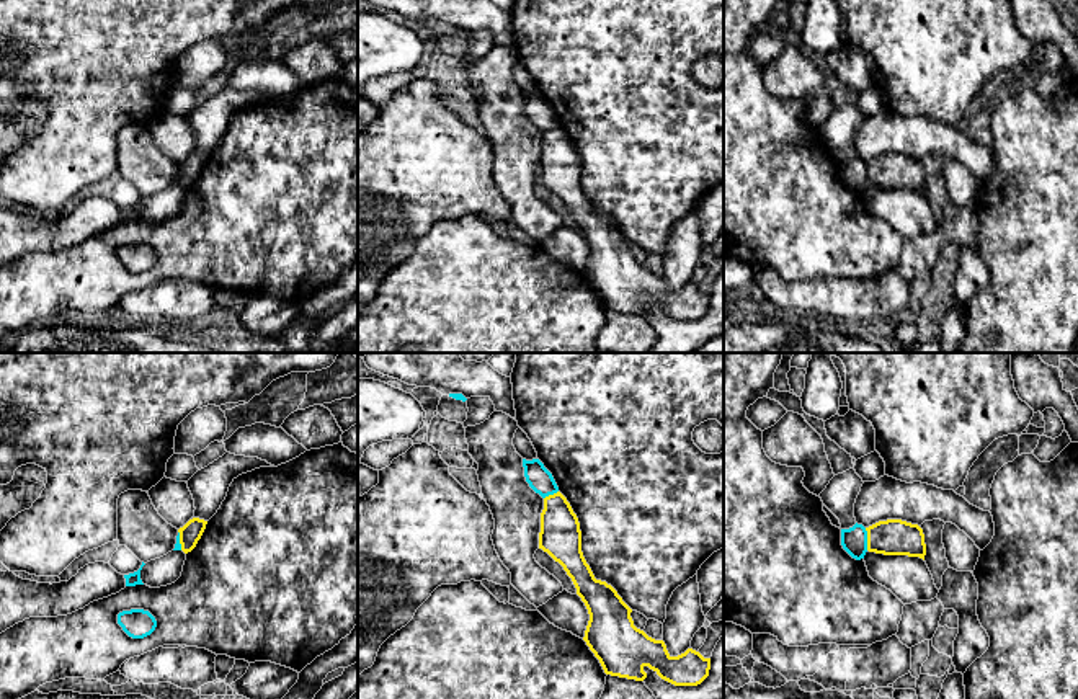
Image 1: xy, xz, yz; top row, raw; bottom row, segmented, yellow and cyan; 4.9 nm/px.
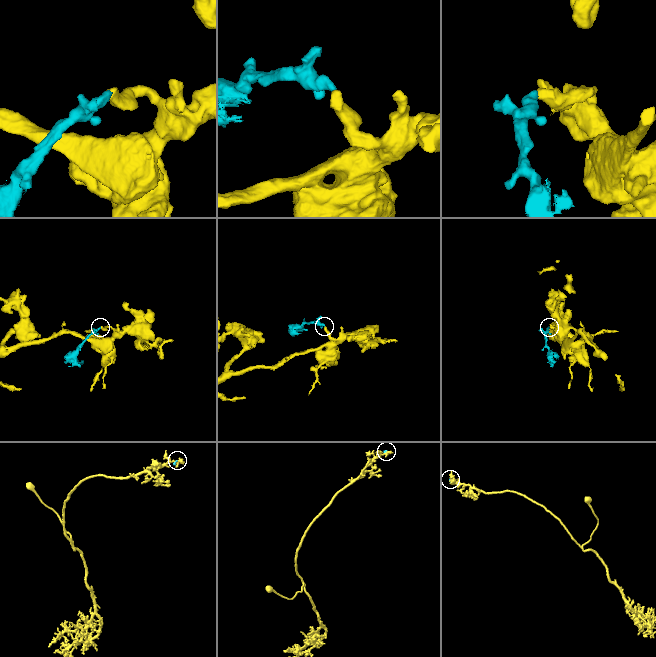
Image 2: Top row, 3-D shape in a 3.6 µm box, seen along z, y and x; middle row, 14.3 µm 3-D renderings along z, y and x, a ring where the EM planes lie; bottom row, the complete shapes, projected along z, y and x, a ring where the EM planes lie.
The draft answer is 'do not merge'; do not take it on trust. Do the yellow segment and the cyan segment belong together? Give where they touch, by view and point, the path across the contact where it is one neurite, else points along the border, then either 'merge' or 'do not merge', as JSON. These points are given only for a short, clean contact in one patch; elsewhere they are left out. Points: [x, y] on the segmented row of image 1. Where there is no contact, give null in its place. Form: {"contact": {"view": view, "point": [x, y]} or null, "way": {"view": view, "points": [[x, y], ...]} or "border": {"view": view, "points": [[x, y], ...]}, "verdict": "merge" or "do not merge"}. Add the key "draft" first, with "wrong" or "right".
{"draft": "right", "contact": {"view": "yz", "point": [868, 539]}, "border": {"view": "yz", "points": [[864, 528], [868, 549]]}, "verdict": "do not merge"}

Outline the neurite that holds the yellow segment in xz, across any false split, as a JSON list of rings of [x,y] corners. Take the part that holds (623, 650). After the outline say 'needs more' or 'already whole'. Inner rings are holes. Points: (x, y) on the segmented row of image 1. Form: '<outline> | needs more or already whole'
[[[560,492],[544,498],[539,549],[564,567],[585,603],[590,621],[583,640],[606,675],[644,681],[648,666],[675,686],[697,686],[709,676],[710,658],[693,648],[671,657],[663,640],[634,626],[632,609],[617,591],[595,578],[581,552],[578,518]]] | already whole

